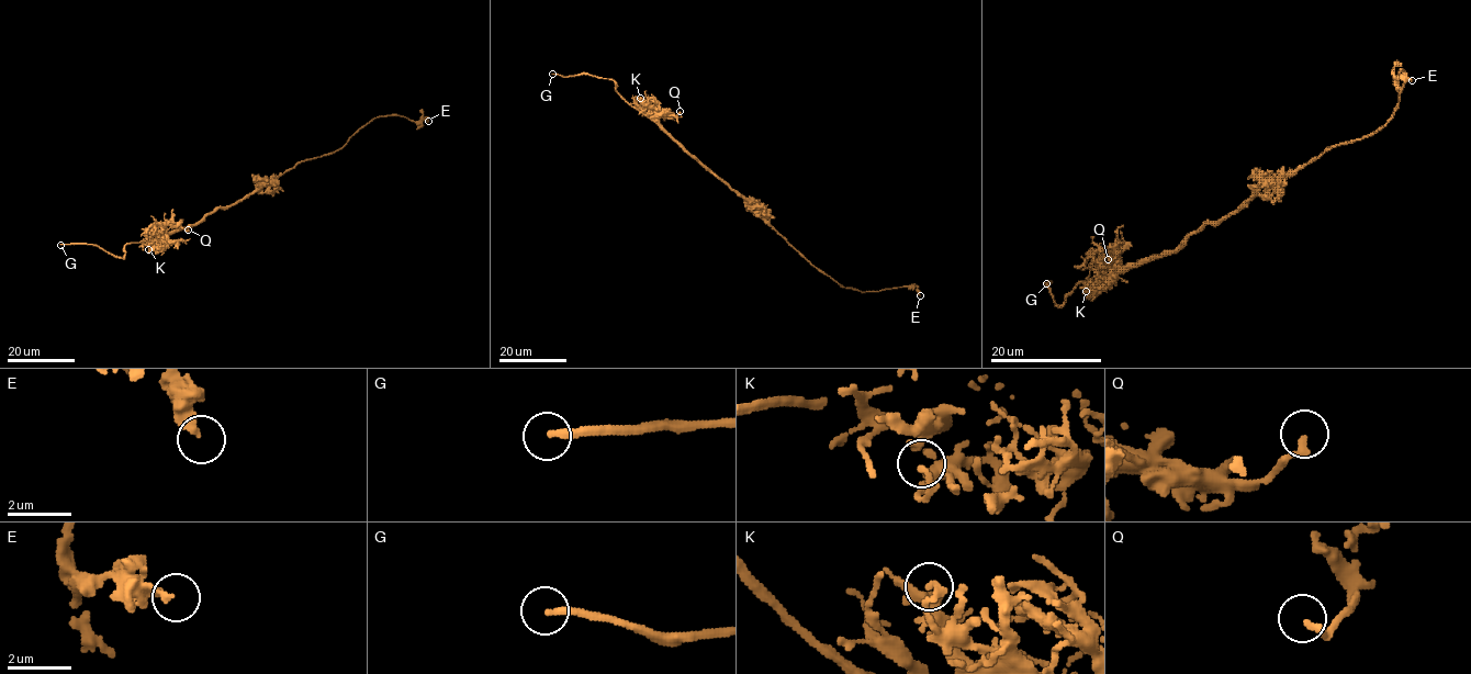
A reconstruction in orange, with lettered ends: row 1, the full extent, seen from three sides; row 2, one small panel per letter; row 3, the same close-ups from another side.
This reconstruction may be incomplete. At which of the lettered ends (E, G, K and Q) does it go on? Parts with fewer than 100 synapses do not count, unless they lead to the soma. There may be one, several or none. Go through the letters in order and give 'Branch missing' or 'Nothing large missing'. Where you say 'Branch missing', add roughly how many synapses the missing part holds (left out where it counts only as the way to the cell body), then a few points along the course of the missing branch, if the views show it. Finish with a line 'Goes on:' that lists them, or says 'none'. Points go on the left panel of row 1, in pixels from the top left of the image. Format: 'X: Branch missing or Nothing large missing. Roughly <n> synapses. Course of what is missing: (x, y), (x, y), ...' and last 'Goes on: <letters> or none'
E: Nothing large missing
G: Branch missing. Course of what is missing: (60, 245), (38, 249), (20, 266)
K: Nothing large missing
Q: Nothing large missing
Goes on: G

